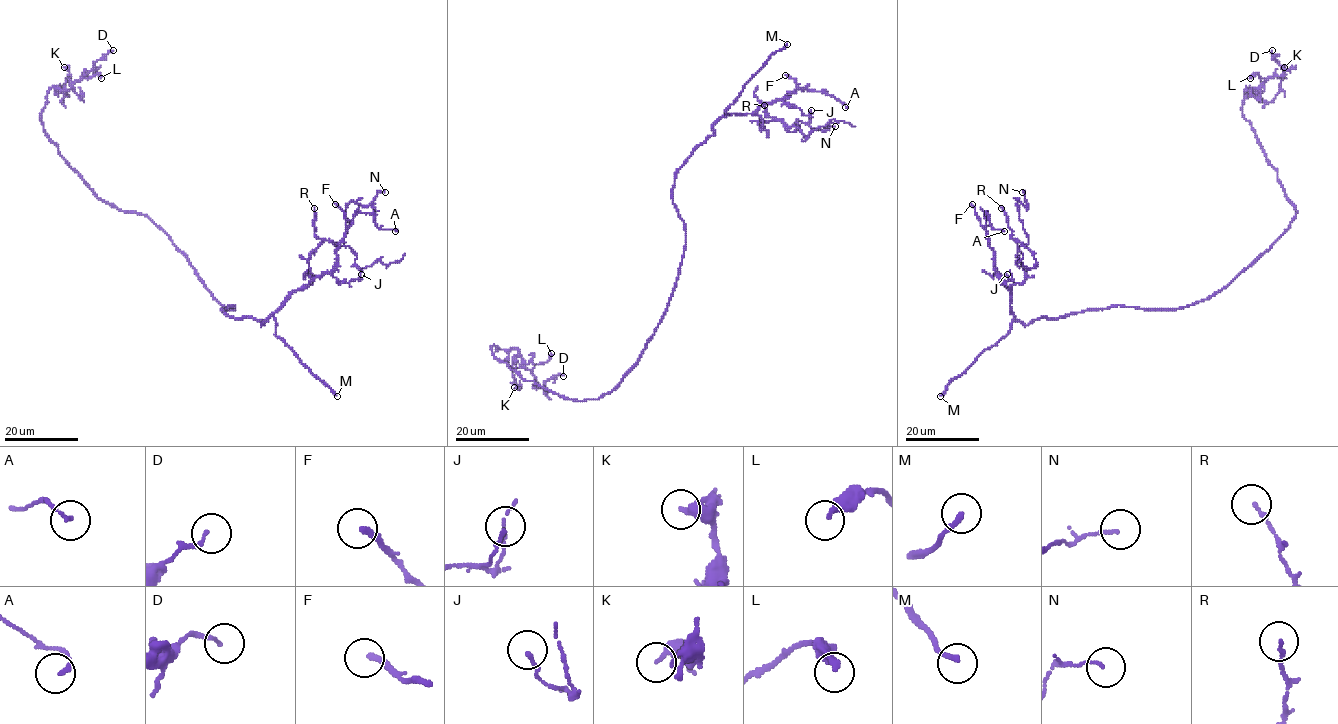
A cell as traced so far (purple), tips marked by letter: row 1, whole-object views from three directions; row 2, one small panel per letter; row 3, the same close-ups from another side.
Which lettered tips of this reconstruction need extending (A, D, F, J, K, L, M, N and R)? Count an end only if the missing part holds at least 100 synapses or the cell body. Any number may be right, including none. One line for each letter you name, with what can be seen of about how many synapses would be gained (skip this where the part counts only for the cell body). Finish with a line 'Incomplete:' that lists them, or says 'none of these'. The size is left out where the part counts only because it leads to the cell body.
Incomplete: M

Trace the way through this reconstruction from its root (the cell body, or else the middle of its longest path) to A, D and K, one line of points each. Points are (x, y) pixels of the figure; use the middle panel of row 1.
A: (668, 304), (685, 246), (675, 174), (715, 122), (797, 89), (822, 91), (845, 107)
D: (668, 304), (639, 361), (597, 399), (568, 399), (525, 381), (490, 347), (515, 348), (539, 387), (563, 376)
K: (668, 304), (639, 361), (609, 392), (562, 398), (525, 381), (491, 346), (518, 351), (514, 387)

